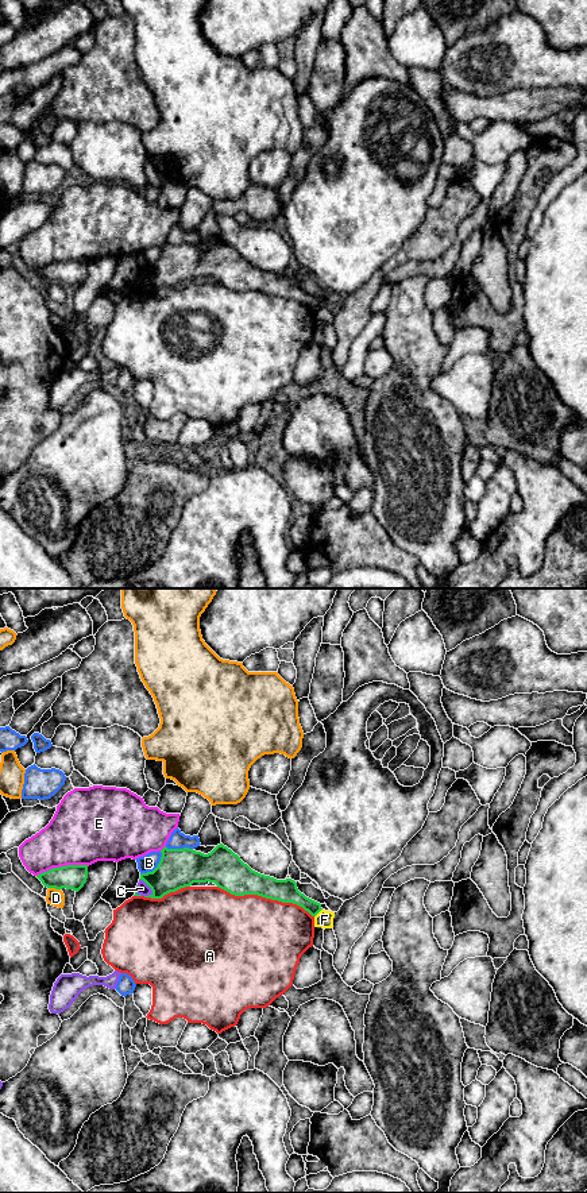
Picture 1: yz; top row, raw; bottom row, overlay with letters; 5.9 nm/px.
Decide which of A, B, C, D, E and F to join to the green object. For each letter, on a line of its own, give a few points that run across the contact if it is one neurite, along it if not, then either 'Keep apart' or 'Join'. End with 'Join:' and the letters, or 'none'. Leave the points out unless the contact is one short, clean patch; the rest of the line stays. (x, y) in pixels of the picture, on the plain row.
A: Keep apart
B: Keep apart
C: Line: yz (139, 274), (150, 284), (151, 290). Keep apart
D: Keep apart
E: Keep apart
F: Line: yz (321, 304), (315, 312). Keep apart
Join: none

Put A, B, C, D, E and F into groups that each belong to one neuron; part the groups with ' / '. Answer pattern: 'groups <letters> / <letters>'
groups A / B / C D / E / F

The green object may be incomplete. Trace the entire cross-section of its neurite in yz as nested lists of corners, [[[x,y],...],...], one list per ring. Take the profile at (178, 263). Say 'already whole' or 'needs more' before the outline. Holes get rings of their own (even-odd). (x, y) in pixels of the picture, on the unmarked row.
already whole; [[[223,239],[208,250],[189,243],[167,244],[166,242],[161,248],[158,262],[152,267],[140,270],[139,275],[143,275],[152,286],[144,293],[162,294],[165,290],[190,282],[193,278],[209,277],[235,292],[258,290],[297,300],[312,312],[323,305],[320,298],[298,286],[294,275],[277,275],[252,266]]]

